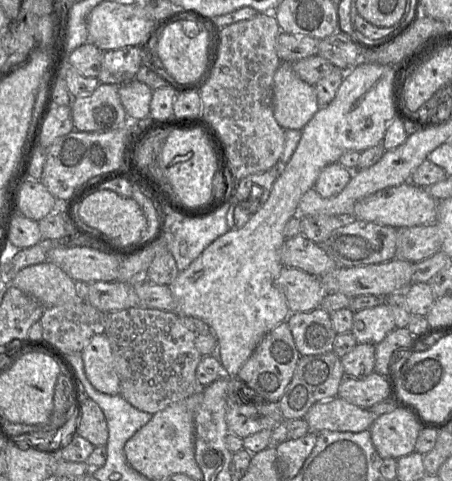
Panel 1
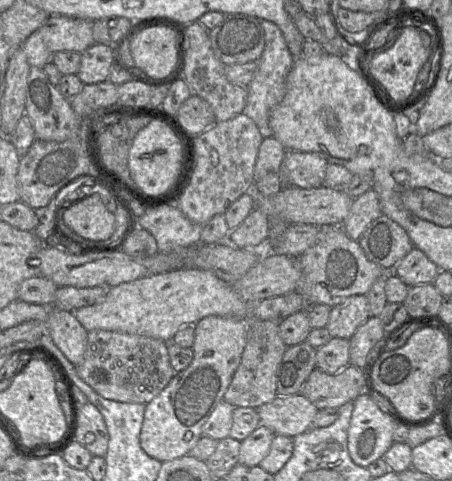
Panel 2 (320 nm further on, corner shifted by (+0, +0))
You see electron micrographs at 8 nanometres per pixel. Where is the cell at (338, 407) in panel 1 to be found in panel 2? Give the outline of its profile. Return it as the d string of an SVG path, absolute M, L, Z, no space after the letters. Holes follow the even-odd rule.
M301 393L289 396L277 396L272 401L265 403L258 407L257 412L260 417L260 425L263 425L270 430L272 430L276 435L284 435L291 438L304 433L311 428L322 428L322 427L314 427L314 419L319 411L319 409L310 402L306 397L304 397Z

